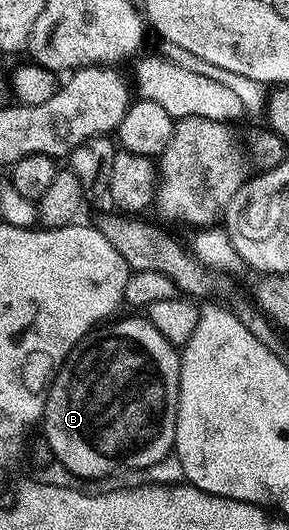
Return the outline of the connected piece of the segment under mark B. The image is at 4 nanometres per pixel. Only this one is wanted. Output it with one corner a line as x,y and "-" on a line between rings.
145,317
126,318
123,322
113,322
91,330
76,344
76,348
72,348
72,352
63,360
62,367
58,369
53,382
50,383
49,390
46,391
46,411
42,413
40,423
41,429
46,429
45,445
49,446
51,455
57,462
64,464
64,468
68,468
68,472
76,472
76,476
81,478
99,478
123,468
136,470
139,466
156,464
156,460
164,460
164,456
171,453
174,448
178,393
180,392
180,368
182,367
179,351
167,338
160,336
160,332
156,332
156,328

